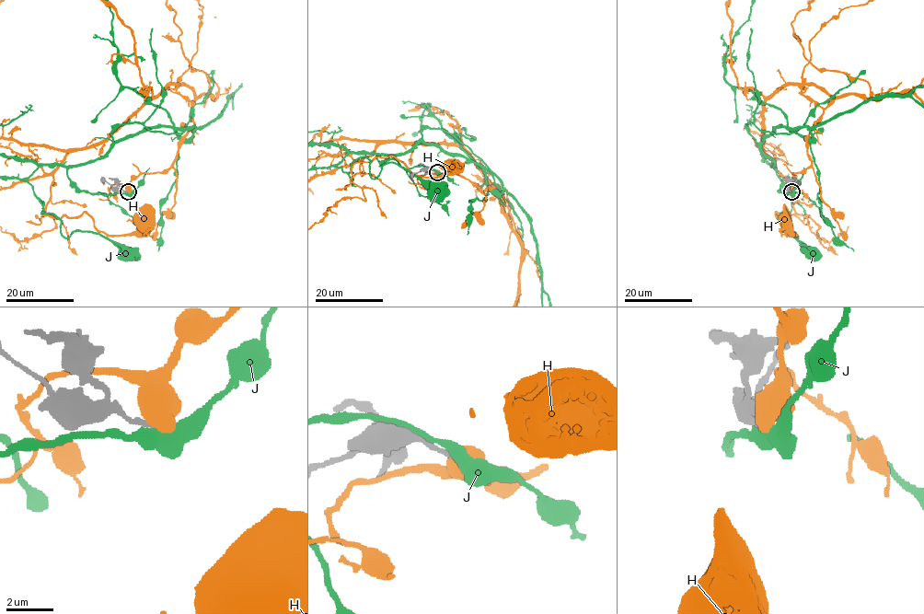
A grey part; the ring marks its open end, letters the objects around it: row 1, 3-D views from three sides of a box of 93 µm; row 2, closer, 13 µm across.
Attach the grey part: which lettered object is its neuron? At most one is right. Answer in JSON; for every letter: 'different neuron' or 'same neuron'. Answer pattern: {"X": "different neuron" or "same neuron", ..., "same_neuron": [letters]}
{"H": "different neuron", "J": "different neuron", "same_neuron": []}

